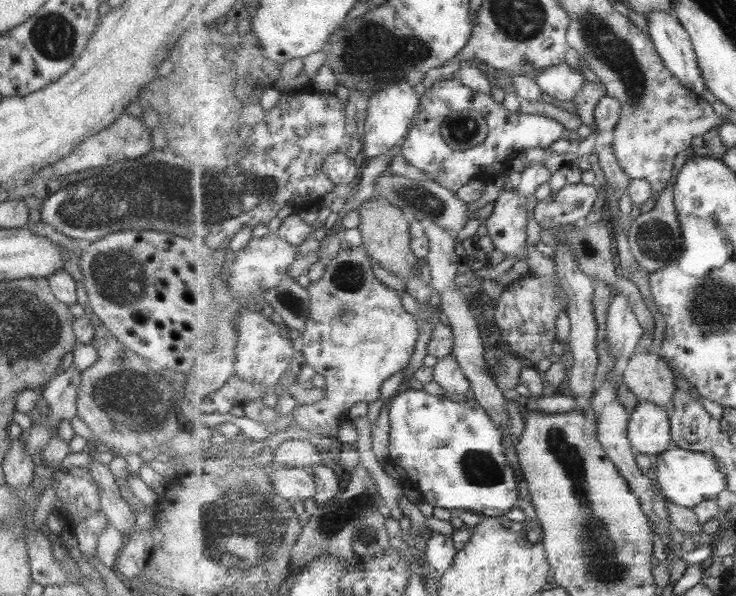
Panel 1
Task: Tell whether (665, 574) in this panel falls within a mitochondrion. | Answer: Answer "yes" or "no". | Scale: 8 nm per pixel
no

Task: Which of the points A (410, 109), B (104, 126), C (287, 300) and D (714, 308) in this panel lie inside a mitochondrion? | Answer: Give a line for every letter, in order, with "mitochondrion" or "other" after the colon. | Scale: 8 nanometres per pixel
A: other
B: other
C: mitochondrion
D: mitochondrion

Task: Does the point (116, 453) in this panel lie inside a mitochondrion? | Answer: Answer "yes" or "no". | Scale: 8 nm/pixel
no

